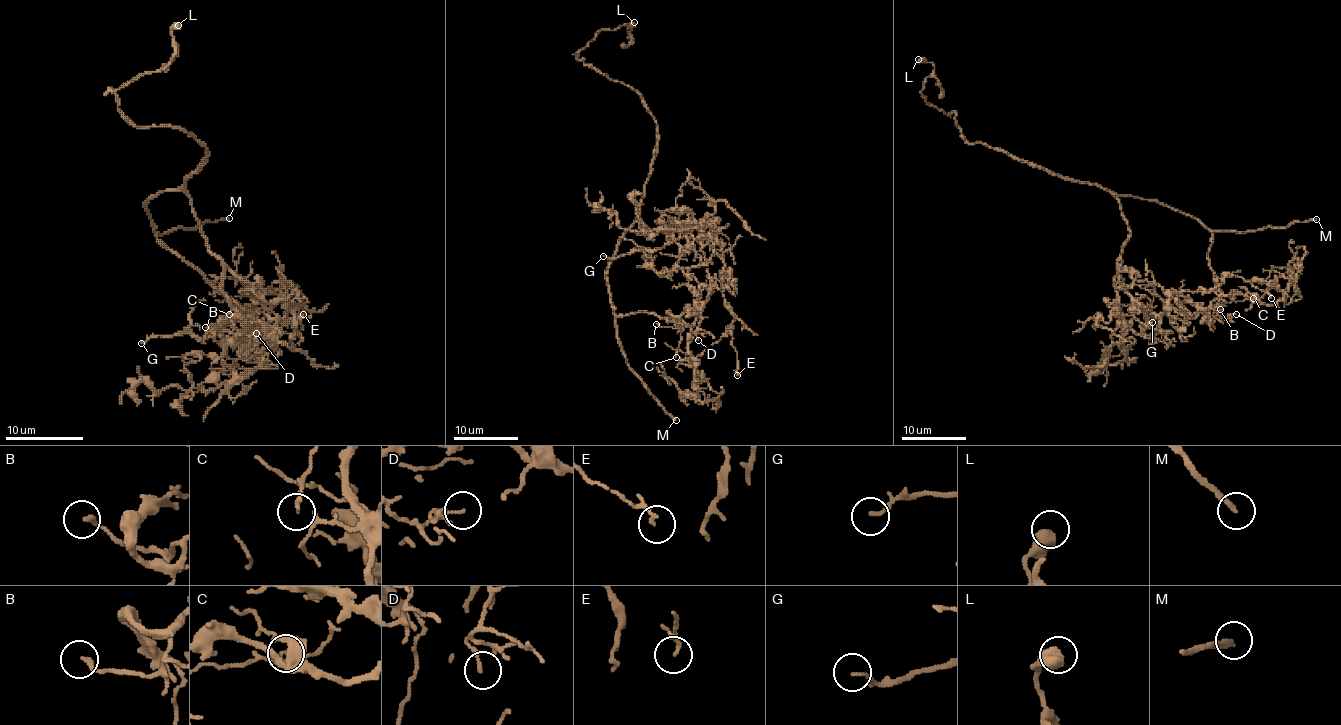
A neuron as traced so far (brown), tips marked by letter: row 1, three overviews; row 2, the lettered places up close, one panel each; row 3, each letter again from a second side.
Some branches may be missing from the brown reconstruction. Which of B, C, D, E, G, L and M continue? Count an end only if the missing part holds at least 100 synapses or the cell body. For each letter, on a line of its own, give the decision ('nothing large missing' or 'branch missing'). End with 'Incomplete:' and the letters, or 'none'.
B: nothing large missing
C: nothing large missing
D: nothing large missing
E: nothing large missing
G: nothing large missing
L: nothing large missing
M: branch missing
Incomplete: M

